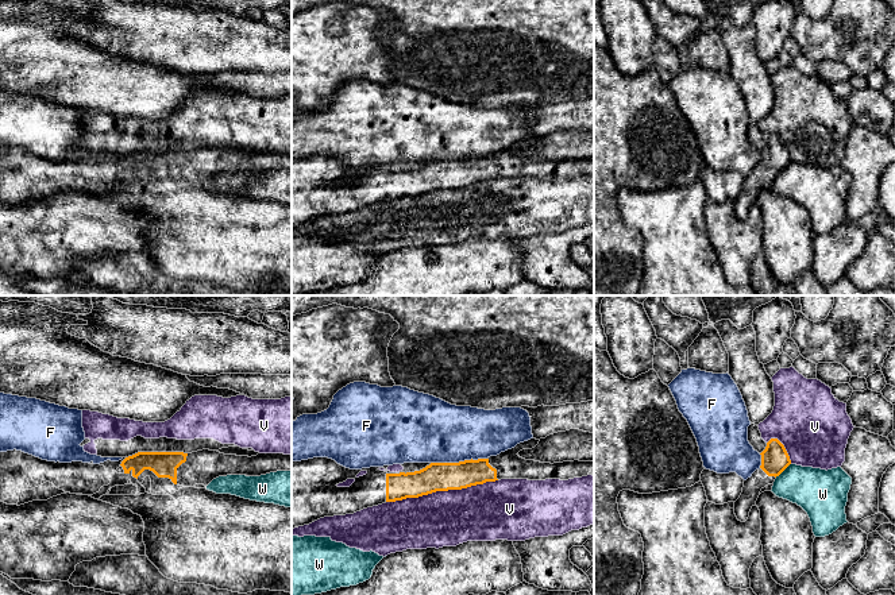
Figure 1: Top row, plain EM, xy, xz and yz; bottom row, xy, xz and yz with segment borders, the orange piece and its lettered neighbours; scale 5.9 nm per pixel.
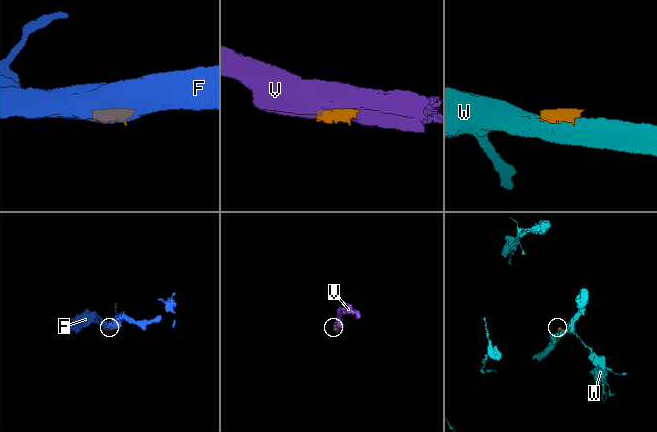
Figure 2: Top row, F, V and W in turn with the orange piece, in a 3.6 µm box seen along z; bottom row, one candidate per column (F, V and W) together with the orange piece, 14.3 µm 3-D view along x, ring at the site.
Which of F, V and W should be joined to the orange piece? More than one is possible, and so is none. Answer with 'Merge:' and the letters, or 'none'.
Merge: none

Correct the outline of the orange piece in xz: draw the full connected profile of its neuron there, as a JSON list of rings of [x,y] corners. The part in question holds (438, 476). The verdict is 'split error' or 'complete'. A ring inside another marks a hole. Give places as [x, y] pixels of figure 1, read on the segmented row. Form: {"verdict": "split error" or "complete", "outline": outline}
{"verdict": "split error", "outline": [[[531,438],[487,459],[431,463],[420,471],[406,474],[387,474],[379,467],[350,470],[328,457],[293,461],[292,529],[386,502],[462,490],[501,479],[568,480],[594,476],[594,460],[551,464],[525,460],[517,455],[522,449],[535,448],[539,441]]]}

